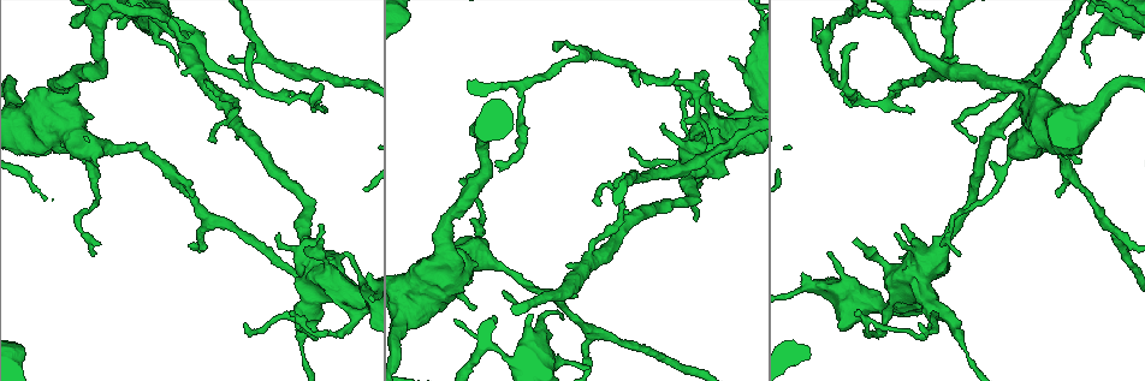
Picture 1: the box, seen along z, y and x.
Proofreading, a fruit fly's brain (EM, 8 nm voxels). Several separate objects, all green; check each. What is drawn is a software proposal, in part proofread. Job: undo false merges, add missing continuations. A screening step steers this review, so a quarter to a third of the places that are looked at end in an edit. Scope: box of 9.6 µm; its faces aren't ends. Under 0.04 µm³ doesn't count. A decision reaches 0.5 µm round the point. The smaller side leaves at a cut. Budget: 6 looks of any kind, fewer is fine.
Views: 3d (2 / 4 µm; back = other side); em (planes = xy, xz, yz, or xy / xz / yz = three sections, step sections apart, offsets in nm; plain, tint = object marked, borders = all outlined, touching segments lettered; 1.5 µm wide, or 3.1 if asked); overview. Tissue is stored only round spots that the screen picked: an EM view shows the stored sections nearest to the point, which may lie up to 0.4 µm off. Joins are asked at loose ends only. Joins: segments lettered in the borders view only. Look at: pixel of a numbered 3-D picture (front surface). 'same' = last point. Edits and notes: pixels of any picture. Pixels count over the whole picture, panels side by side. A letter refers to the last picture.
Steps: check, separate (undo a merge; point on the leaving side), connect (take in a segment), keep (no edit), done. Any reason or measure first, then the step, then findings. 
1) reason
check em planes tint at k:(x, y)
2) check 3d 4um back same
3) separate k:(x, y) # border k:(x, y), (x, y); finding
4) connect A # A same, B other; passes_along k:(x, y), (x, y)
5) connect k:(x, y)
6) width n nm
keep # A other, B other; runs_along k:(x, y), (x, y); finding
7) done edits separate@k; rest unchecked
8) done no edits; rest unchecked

branch stops here
check em xz step 4 tint at 1:(120, 22)

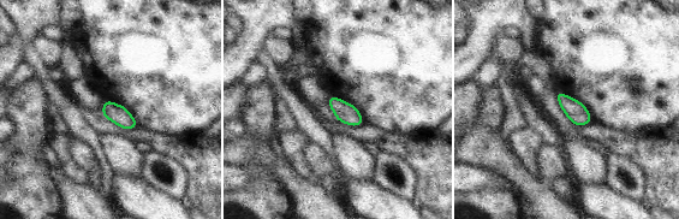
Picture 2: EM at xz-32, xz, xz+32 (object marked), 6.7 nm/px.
check em planes borders same

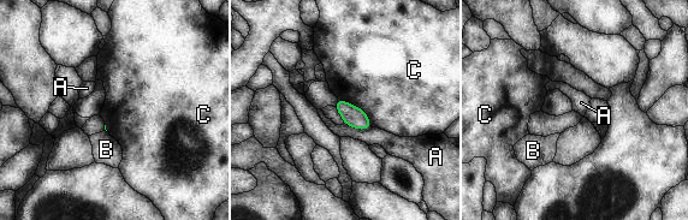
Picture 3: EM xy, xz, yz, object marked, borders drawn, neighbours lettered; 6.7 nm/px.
keep # A other, B other, C other; border 3:(344, 123), (356, 129), (371, 128); none of them fits

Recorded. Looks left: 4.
side arm on a straight run
check 3d 2um at 1:(1036, 82)

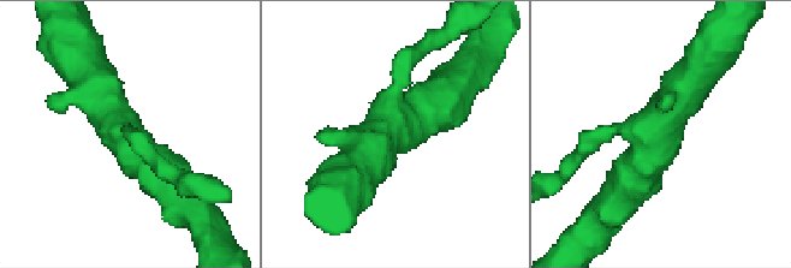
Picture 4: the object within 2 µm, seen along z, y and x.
arms 3; now the EM
check em planes borders at 4:(400, 121)

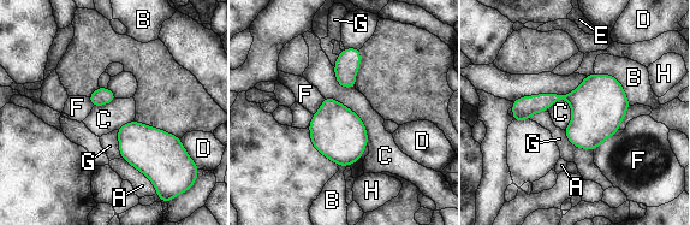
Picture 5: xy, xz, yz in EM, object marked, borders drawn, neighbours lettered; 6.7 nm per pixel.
longest_contact C 440 nm
keep # A other, B other, C other, D other, E other, F other, G other, H other; border 5:(323, 96), (362, 120), (368, 144); continuous, no second neuron

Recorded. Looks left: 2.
tapers out
check em xy step 8 tint at 1:(958, 59)

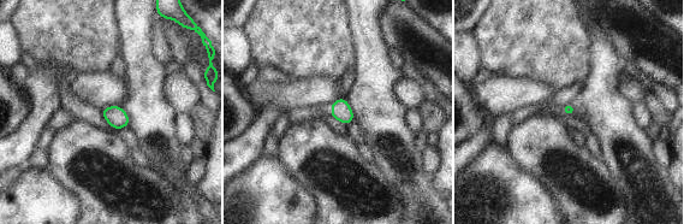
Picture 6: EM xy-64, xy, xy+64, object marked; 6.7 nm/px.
another direction
check em planes borders same

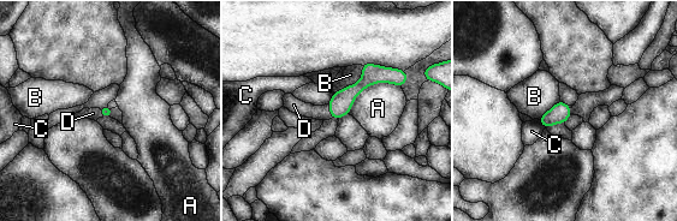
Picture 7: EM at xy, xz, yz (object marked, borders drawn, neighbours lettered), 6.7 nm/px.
connect D # A other, B other, C other, D same; it goes on there

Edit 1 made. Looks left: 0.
done edits connect@7; rest unchecked

